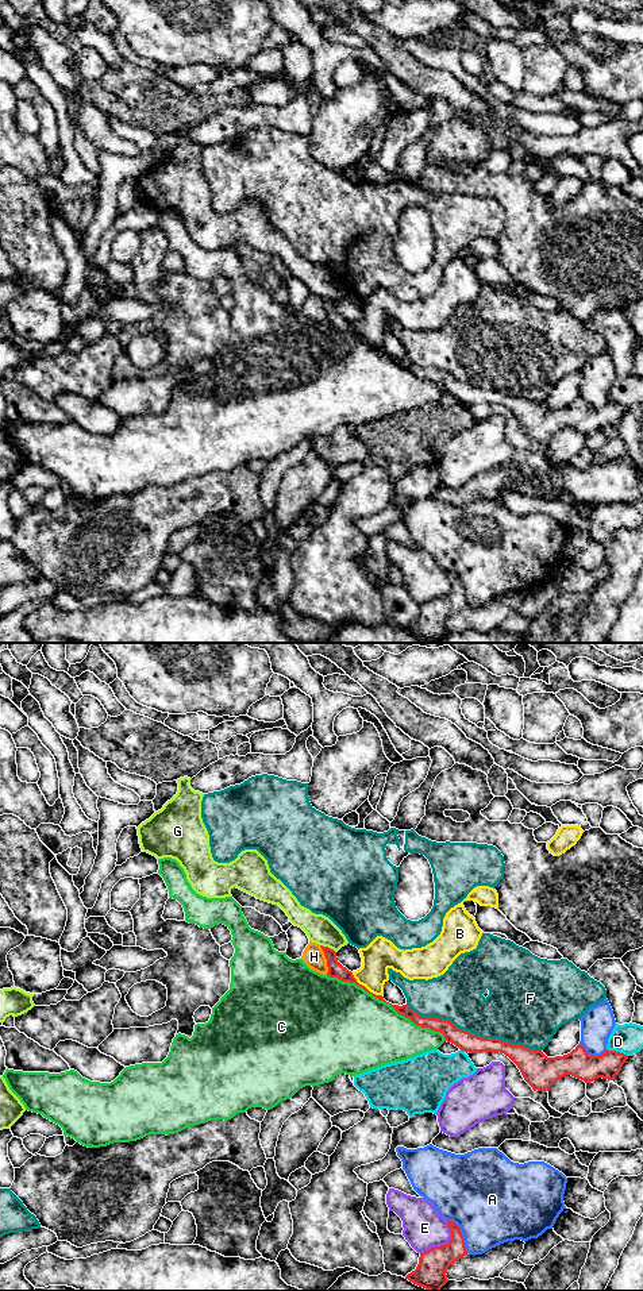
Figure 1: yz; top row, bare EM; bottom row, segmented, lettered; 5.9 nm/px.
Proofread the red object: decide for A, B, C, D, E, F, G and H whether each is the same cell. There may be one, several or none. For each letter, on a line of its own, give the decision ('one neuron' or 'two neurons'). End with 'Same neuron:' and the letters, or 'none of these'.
A: two neurons
B: two neurons
C: two neurons
D: two neurons
E: two neurons
F: two neurons
G: two neurons
H: two neurons
Same neuron: none of these

